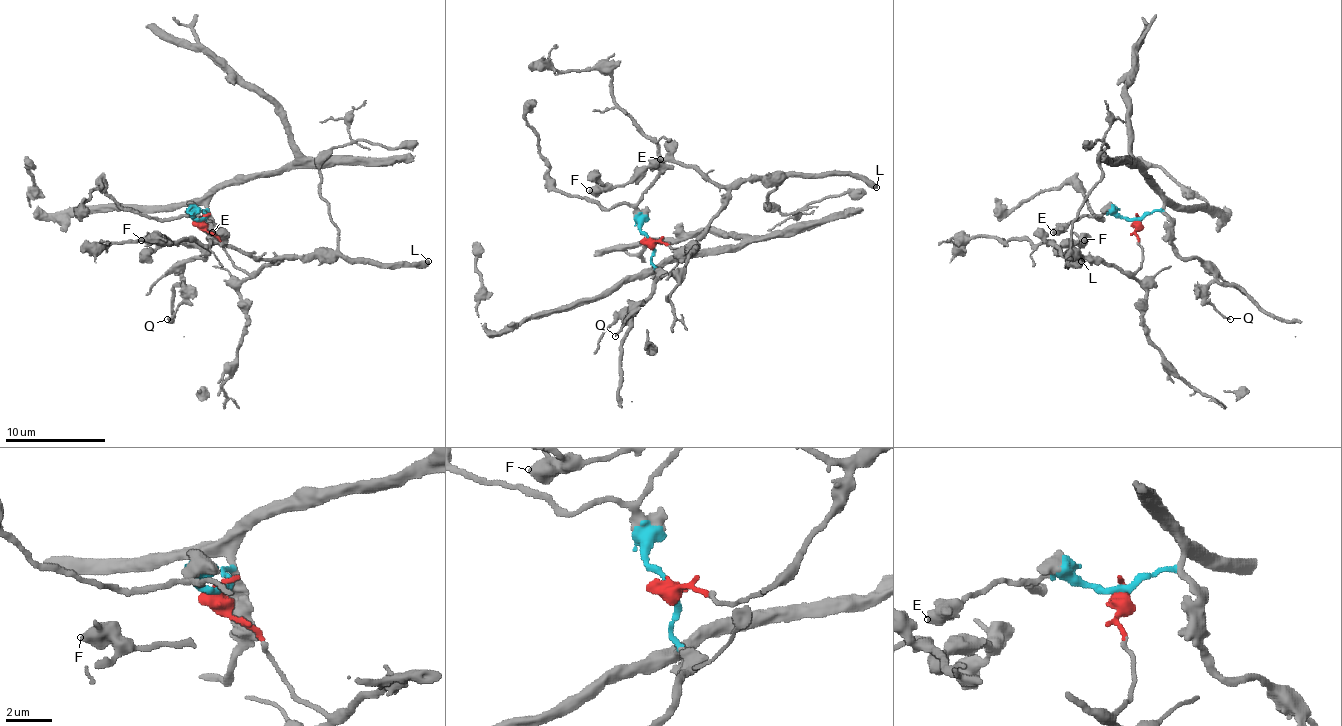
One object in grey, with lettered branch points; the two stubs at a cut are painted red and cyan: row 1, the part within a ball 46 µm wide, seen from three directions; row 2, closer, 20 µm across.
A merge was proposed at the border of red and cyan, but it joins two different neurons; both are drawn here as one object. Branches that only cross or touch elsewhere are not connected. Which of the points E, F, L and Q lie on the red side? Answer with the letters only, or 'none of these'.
F, L

